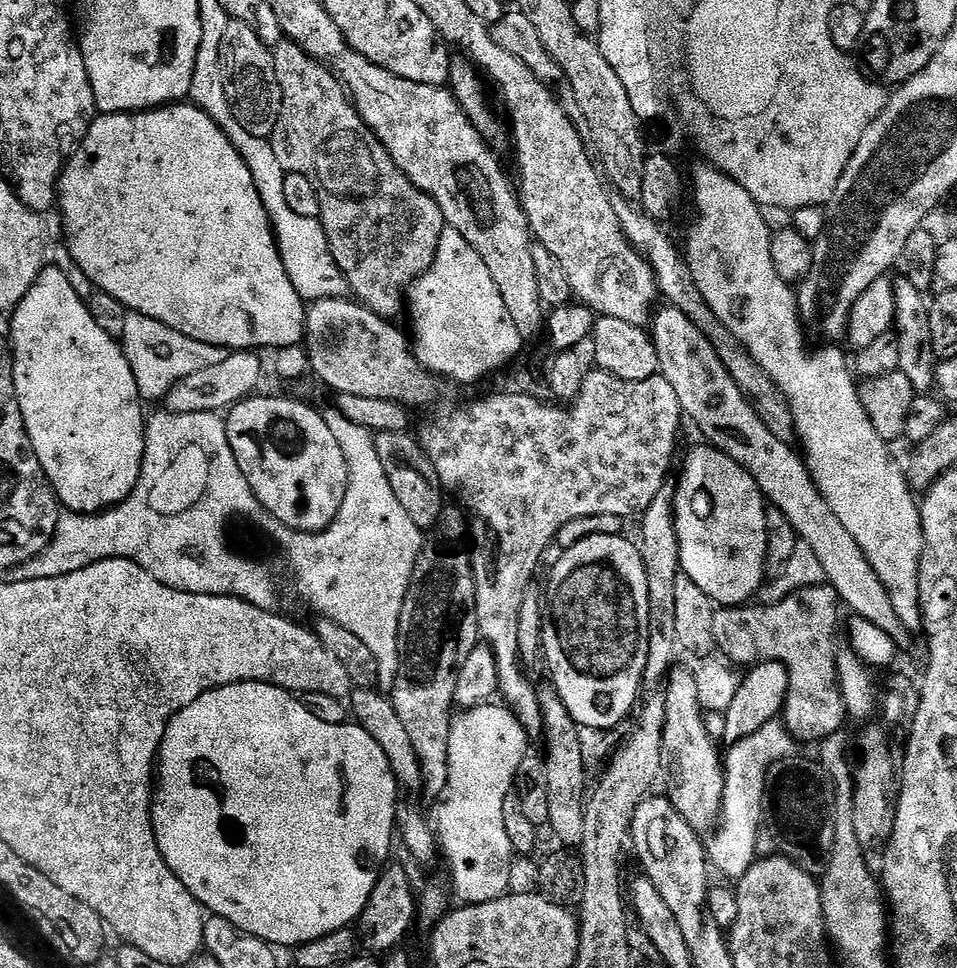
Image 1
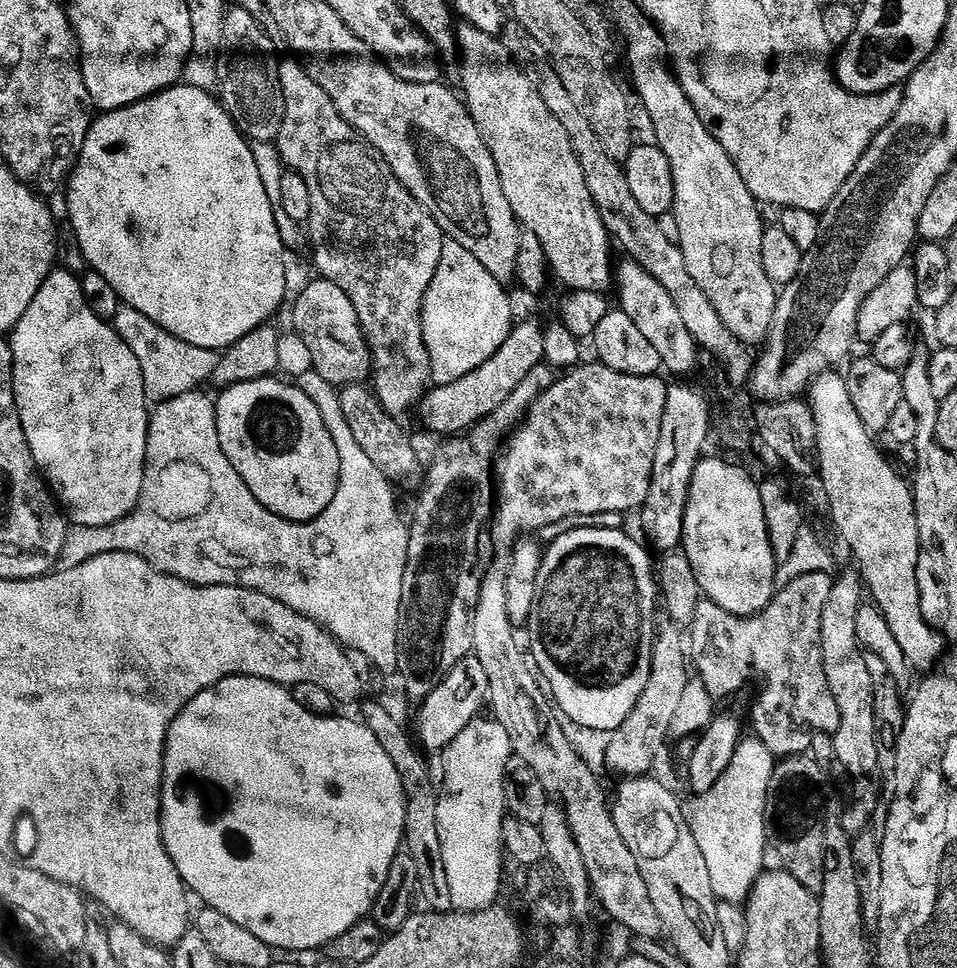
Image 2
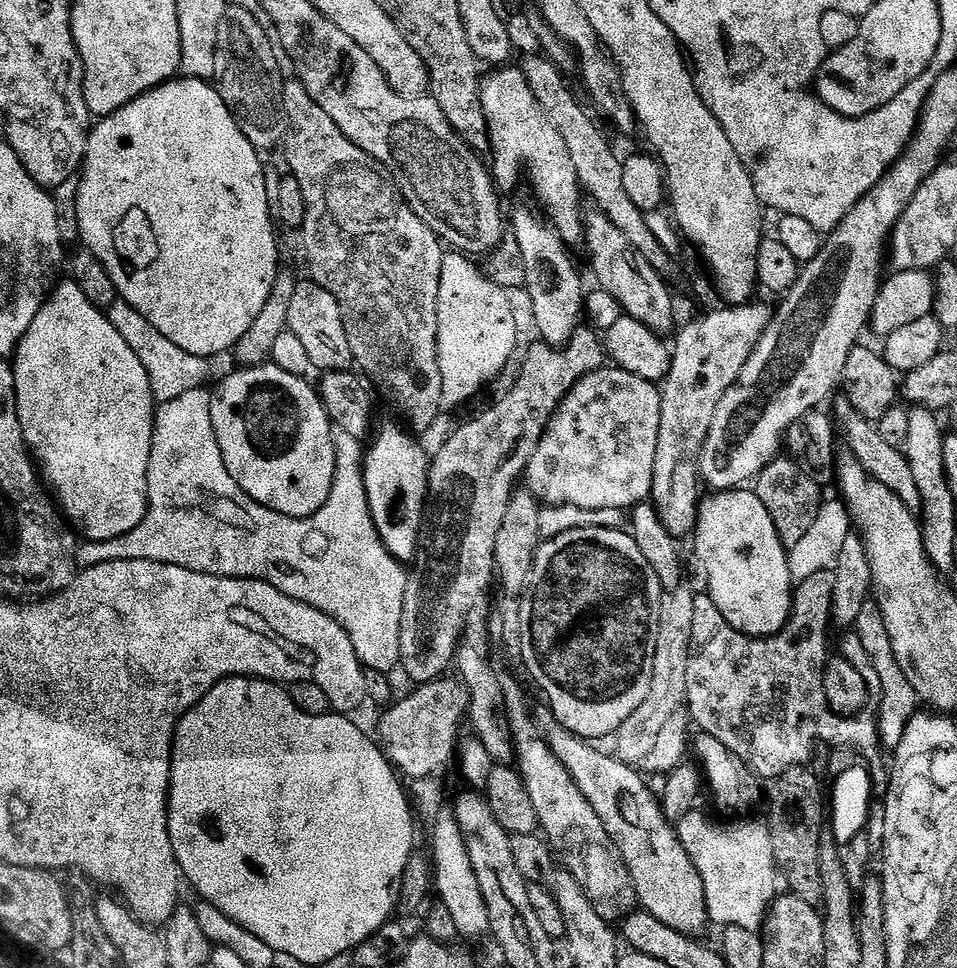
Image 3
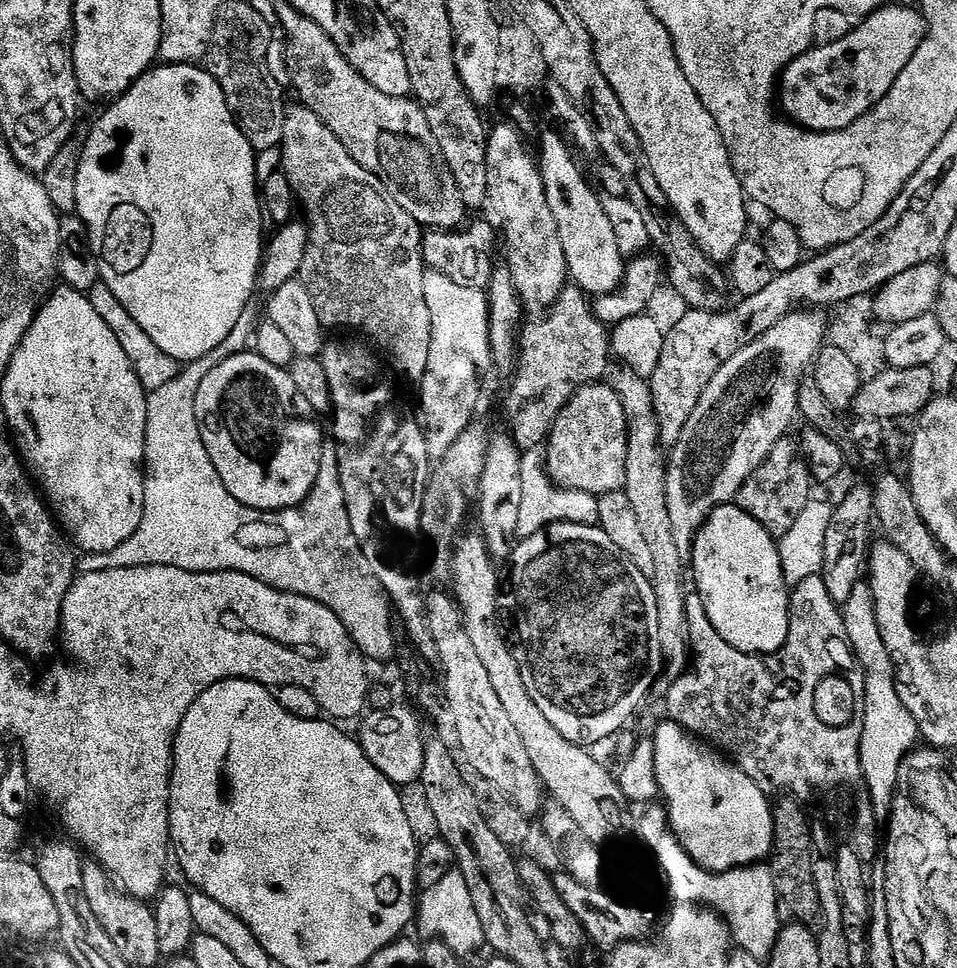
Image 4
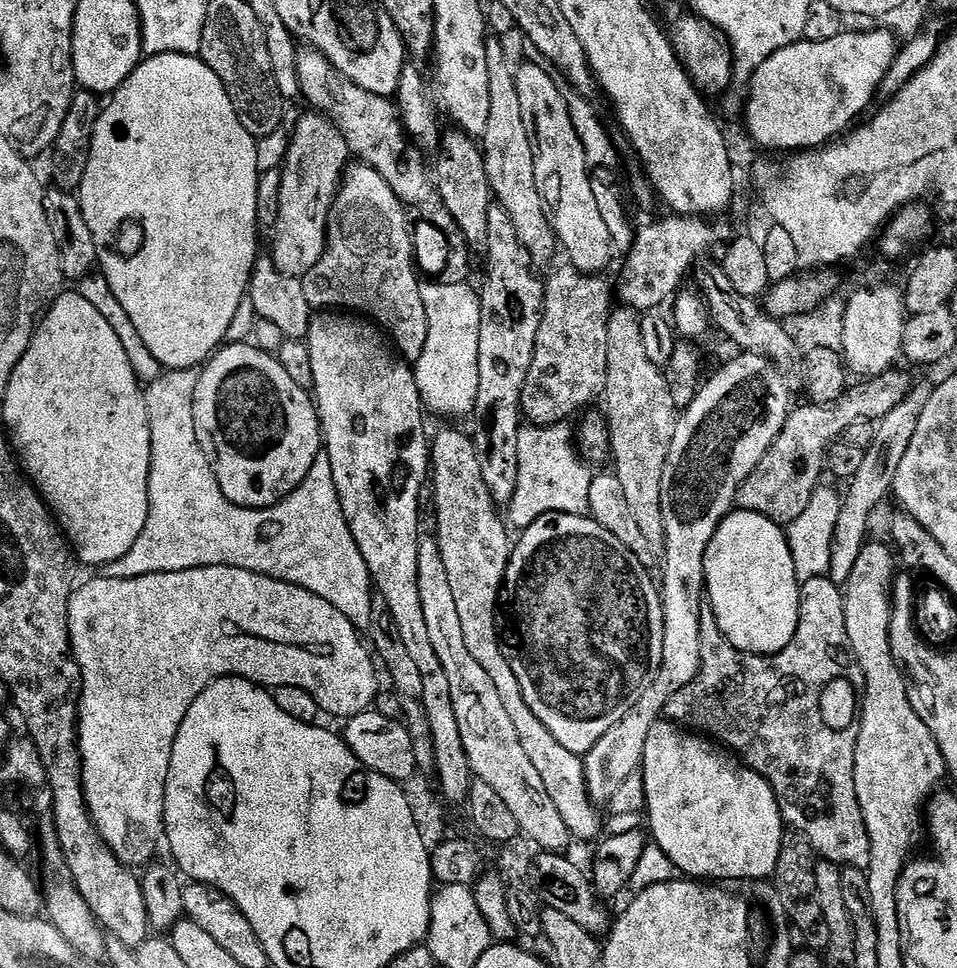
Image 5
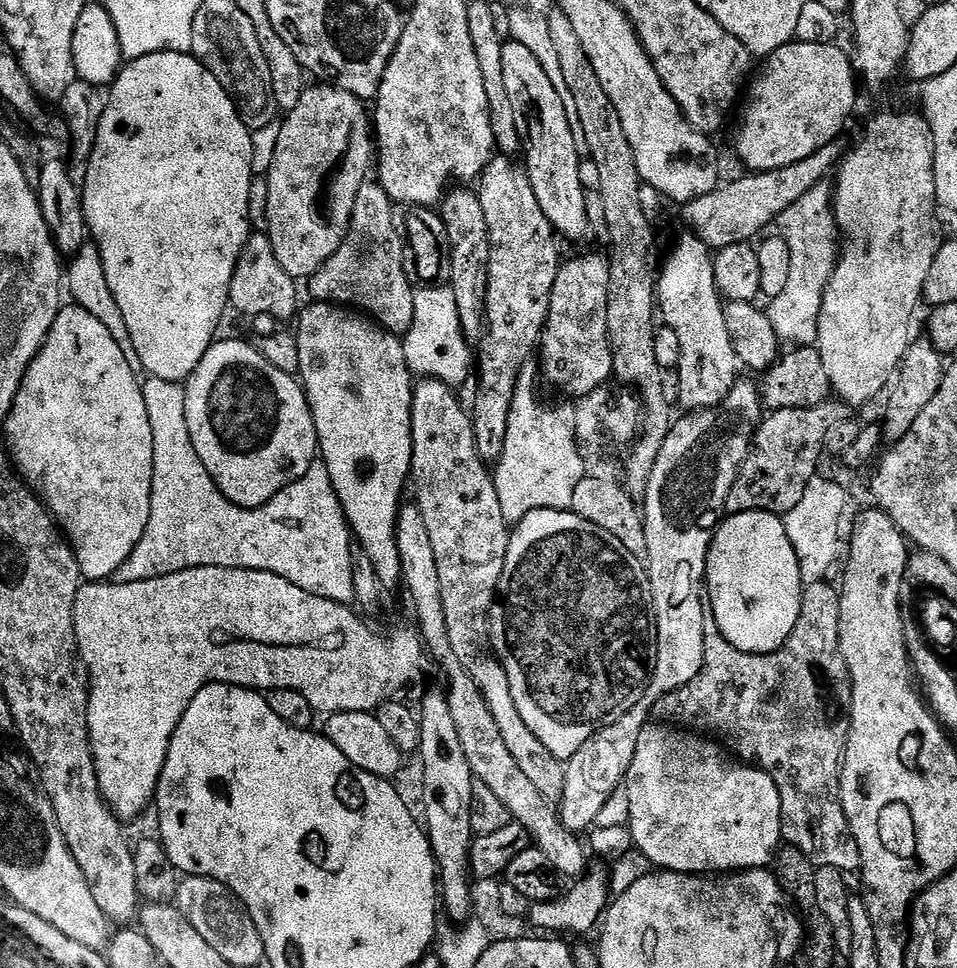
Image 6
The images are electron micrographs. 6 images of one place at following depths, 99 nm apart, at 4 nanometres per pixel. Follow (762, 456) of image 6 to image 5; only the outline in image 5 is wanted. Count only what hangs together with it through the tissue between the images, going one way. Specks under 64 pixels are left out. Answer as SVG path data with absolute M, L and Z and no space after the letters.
M889 370L881 376L861 379L853 383L833 404L805 403L805 408L793 407L788 421L782 426L778 438L758 466L742 482L734 501L737 509L762 514L774 523L787 526L810 506L810 498L821 483L820 475L826 472L826 457L833 444L841 439L848 426L863 420L878 422L912 393L914 380L904 372Z

